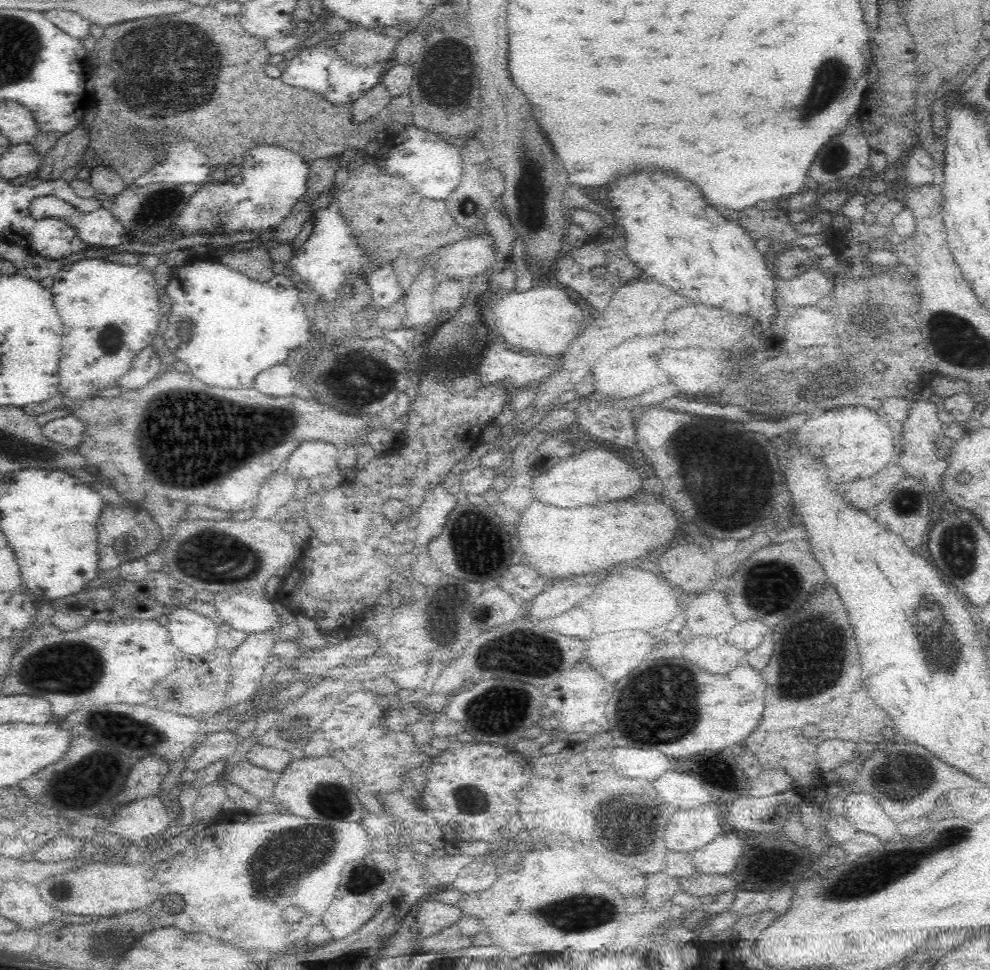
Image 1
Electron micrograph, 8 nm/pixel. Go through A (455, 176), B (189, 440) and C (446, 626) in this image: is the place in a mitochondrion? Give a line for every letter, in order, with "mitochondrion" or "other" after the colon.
A: other
B: mitochondrion
C: mitochondrion

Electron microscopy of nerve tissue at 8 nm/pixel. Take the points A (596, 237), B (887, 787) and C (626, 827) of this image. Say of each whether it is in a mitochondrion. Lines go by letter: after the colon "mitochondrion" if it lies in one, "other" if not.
A: other
B: other
C: mitochondrion

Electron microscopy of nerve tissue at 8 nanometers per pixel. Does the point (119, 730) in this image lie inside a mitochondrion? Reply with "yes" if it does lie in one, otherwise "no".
yes

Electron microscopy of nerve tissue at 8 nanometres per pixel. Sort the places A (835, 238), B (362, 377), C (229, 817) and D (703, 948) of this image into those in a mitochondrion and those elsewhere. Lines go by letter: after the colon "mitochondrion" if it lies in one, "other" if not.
A: other
B: mitochondrion
C: other
D: other

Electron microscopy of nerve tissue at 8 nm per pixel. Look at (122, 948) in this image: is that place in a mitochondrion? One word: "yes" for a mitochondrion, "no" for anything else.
no

